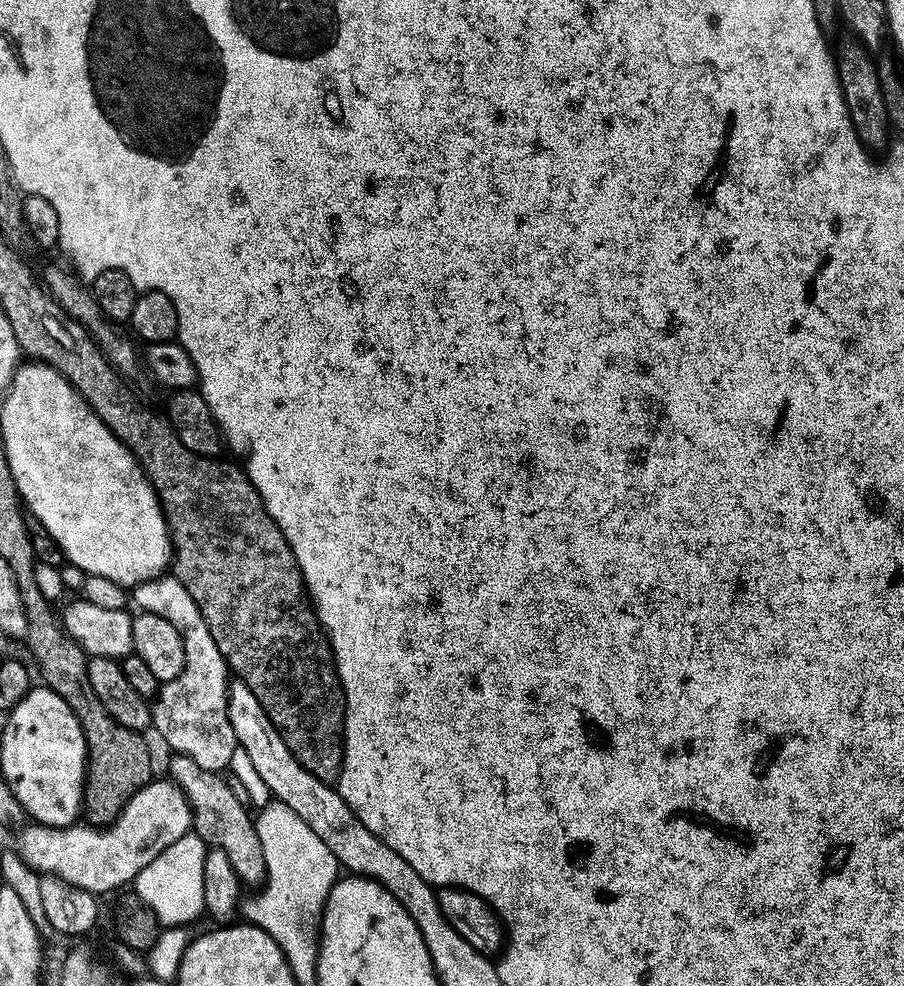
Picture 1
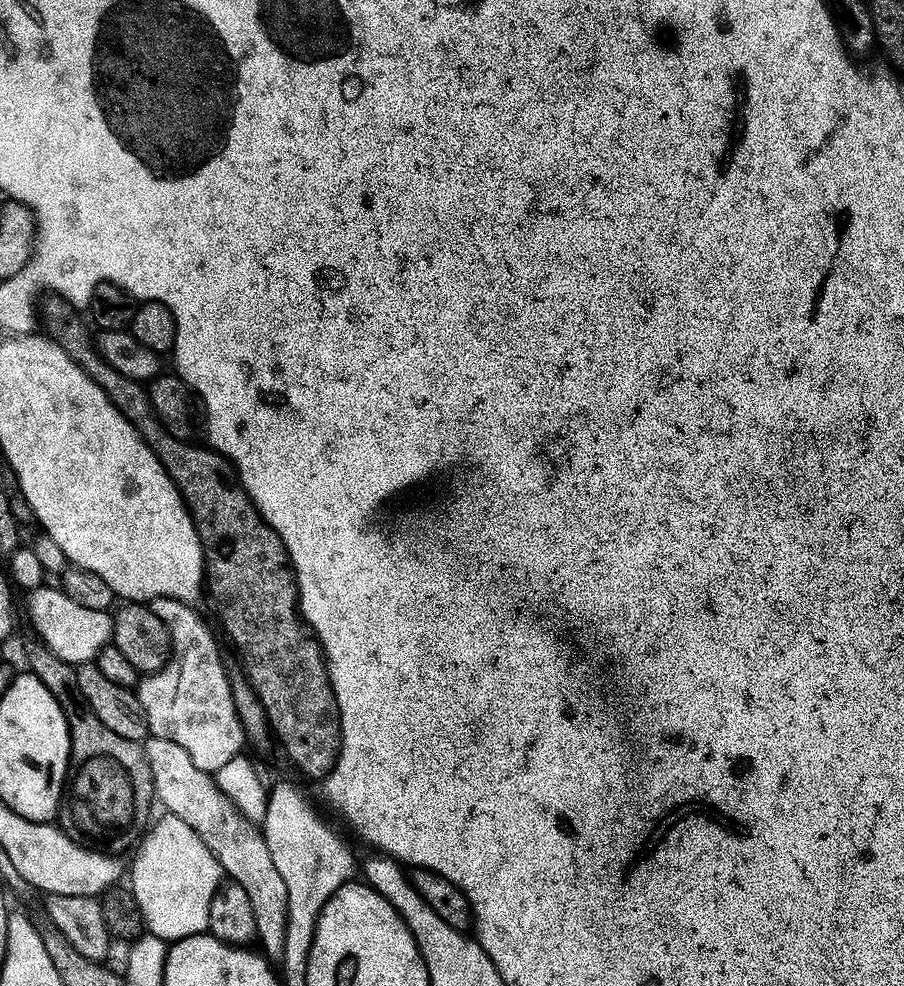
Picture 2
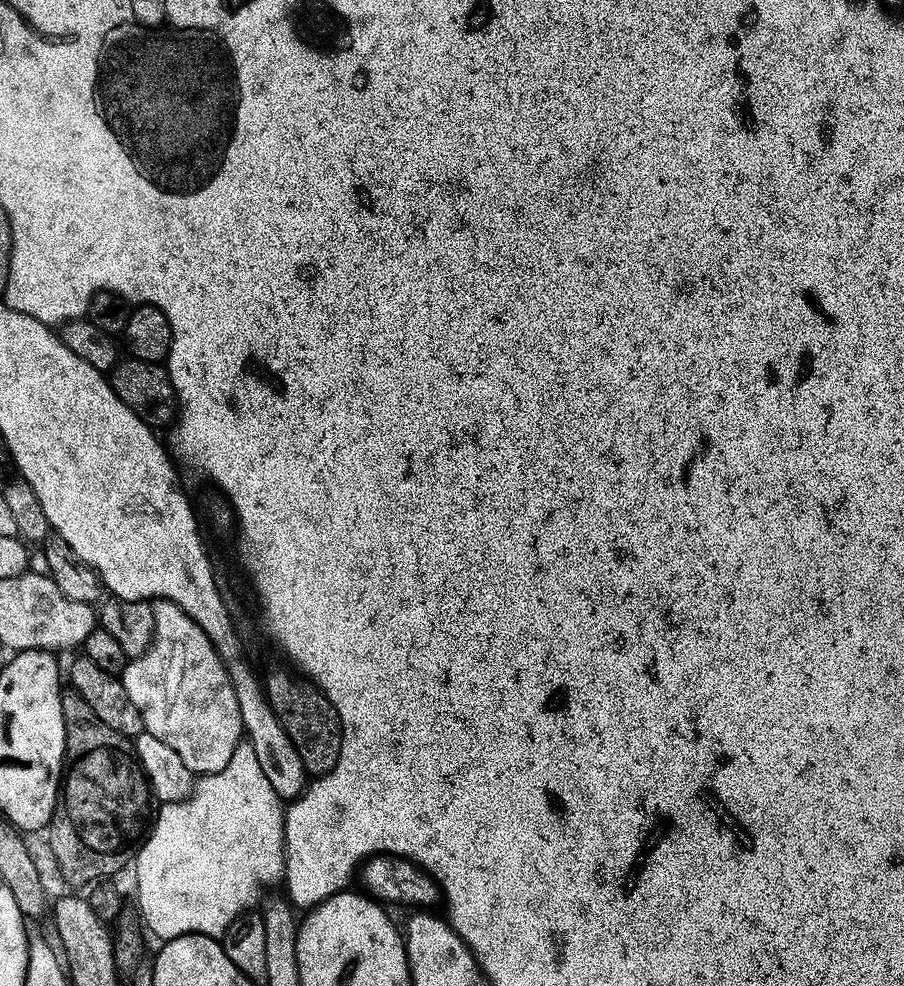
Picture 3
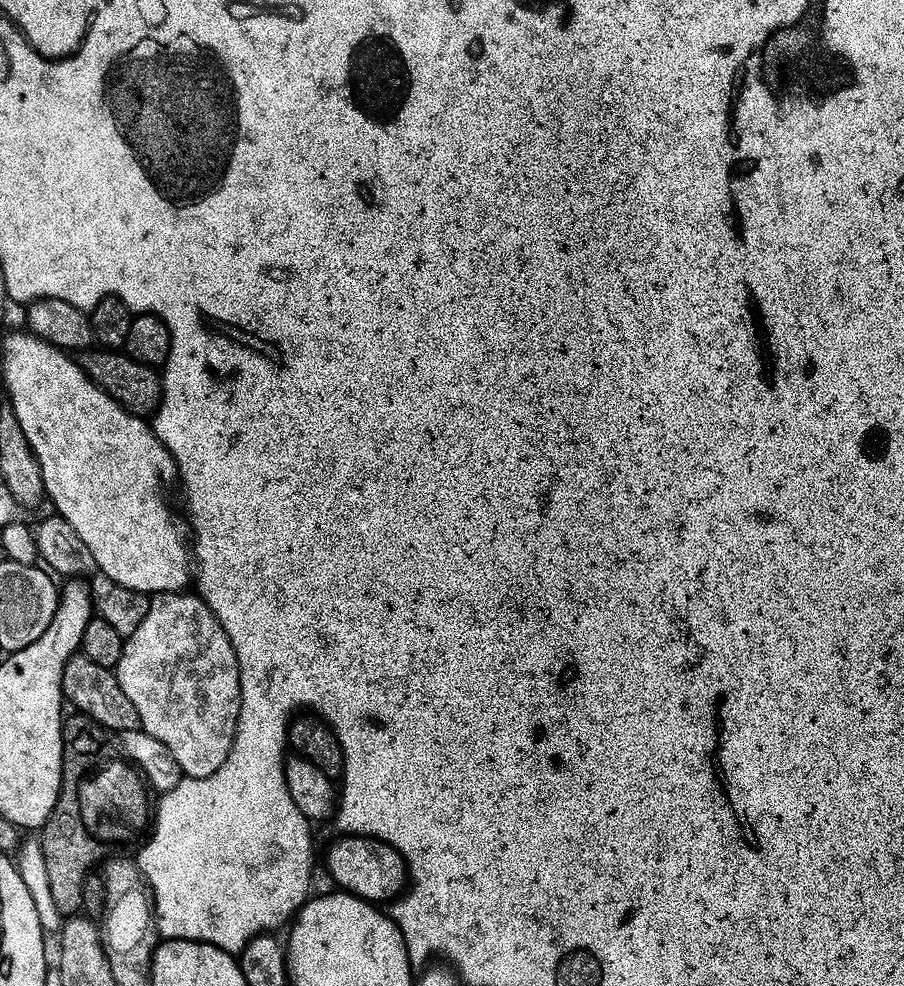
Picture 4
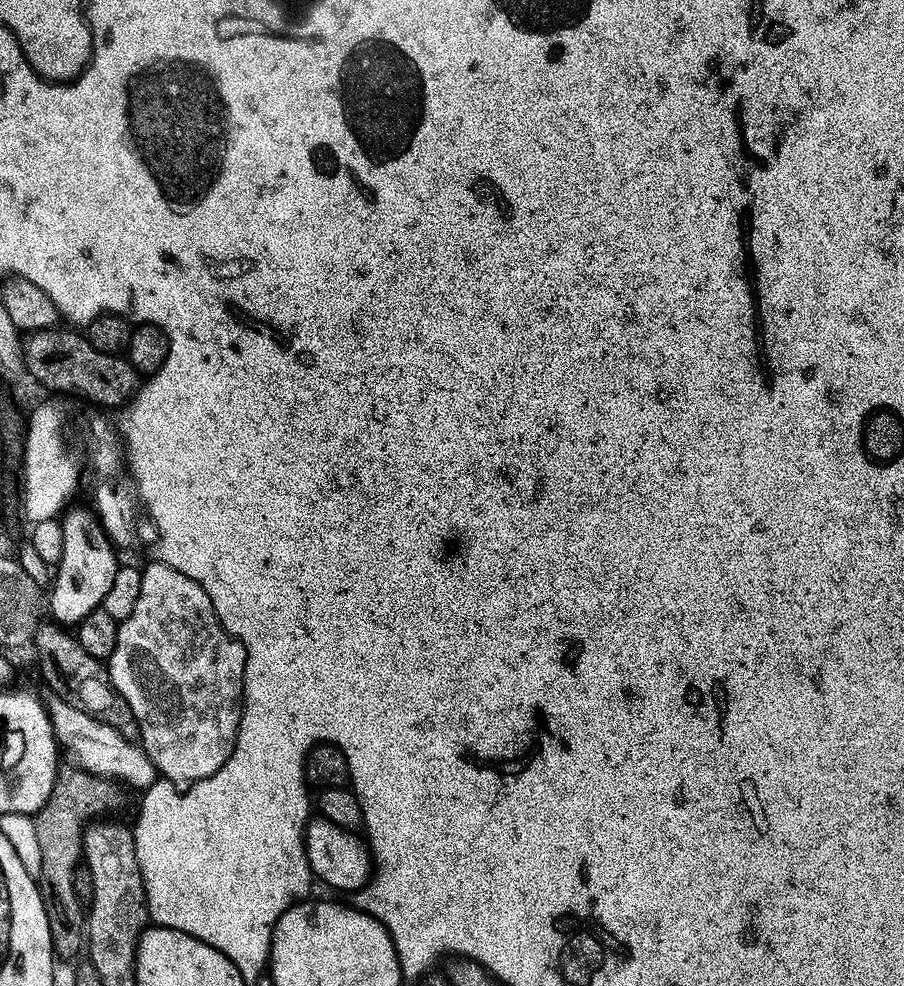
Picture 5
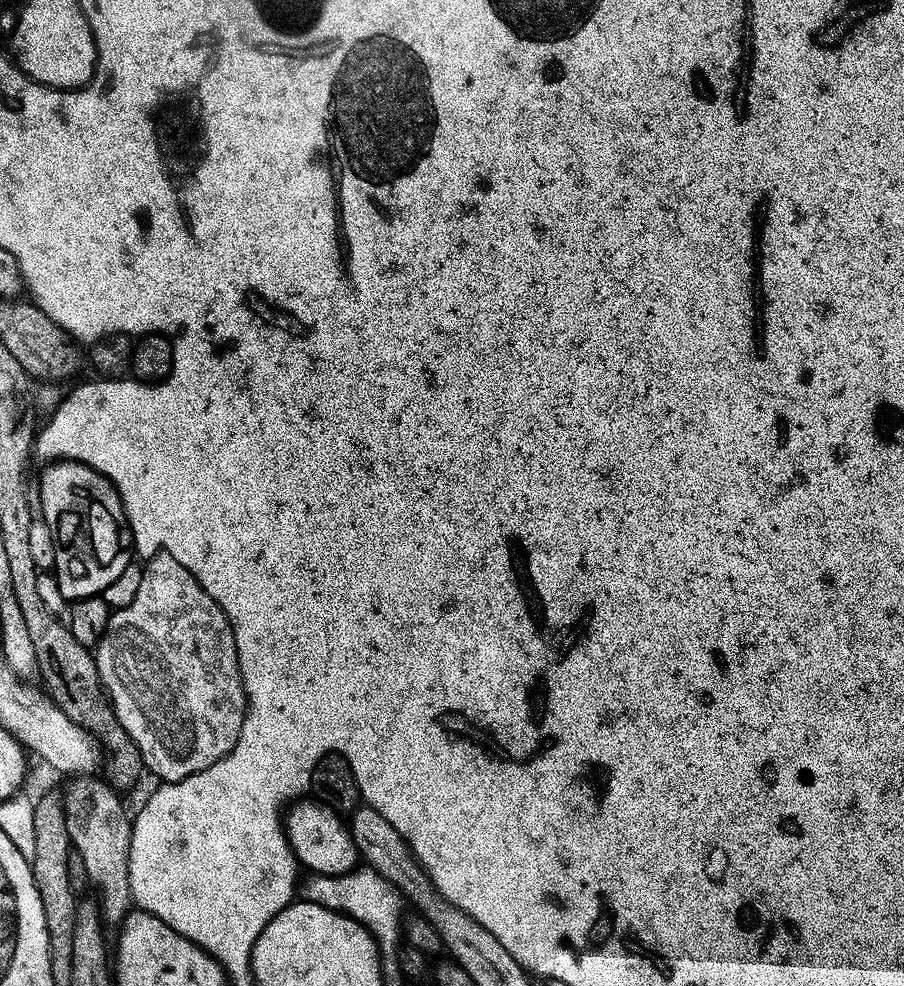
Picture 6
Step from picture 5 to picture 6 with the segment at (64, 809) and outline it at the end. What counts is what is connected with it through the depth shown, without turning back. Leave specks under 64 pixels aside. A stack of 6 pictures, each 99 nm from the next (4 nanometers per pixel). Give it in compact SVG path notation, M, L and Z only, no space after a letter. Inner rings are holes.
M59 791L48 792L33 806L33 828L35 835L35 853L31 860L34 882L42 898L46 930L48 931L48 950L52 953L53 965L63 966L72 963L72 943L76 925L77 893L73 892L68 877L68 853L70 841L66 830L64 802Z

